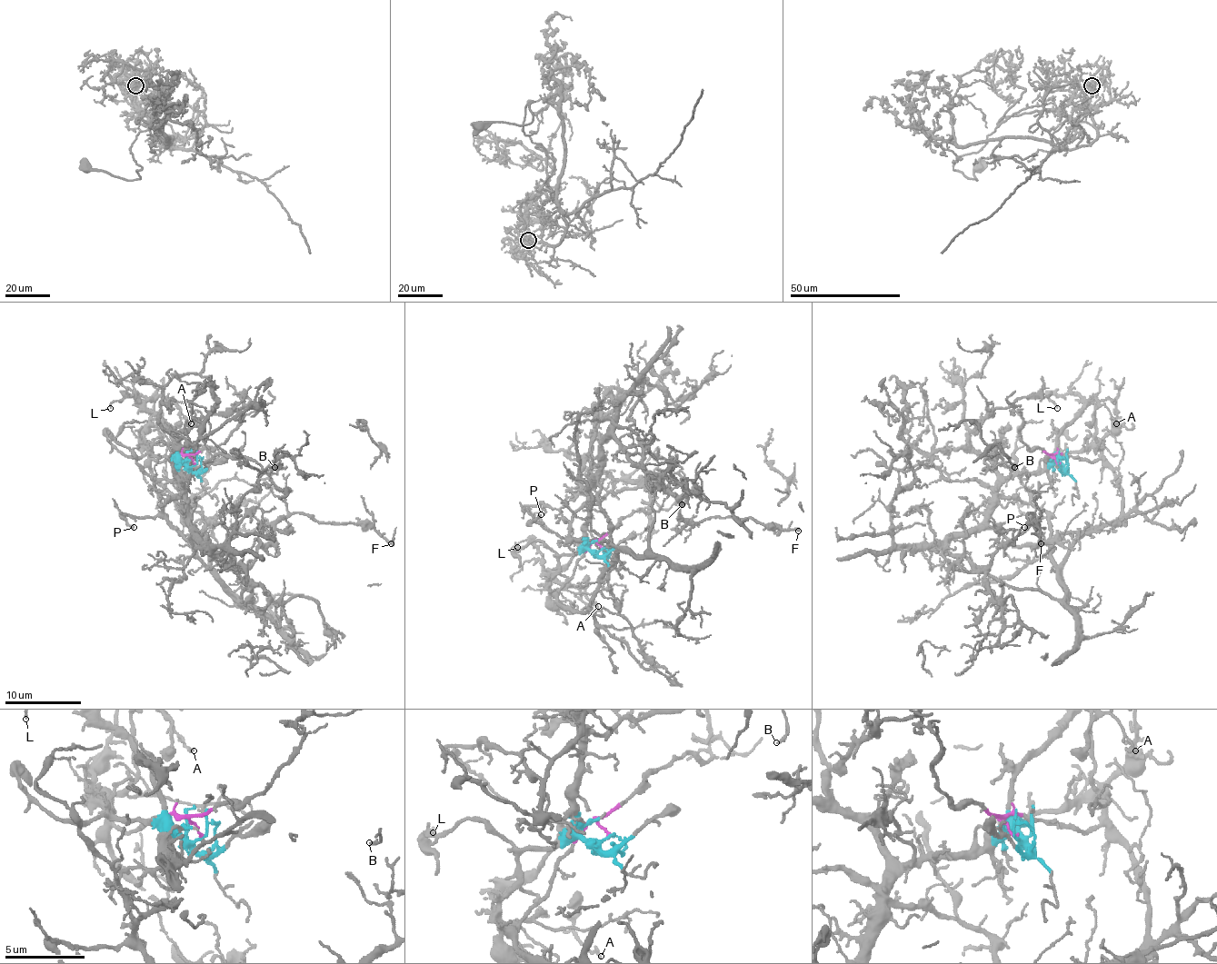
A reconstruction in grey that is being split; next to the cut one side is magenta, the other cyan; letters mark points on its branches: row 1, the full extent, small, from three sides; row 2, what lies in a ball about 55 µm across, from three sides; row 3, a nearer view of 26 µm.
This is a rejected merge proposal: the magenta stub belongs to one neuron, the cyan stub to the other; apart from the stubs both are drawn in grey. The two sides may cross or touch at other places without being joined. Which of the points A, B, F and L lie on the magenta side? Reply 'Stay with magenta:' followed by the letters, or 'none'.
Stay with magenta: none

